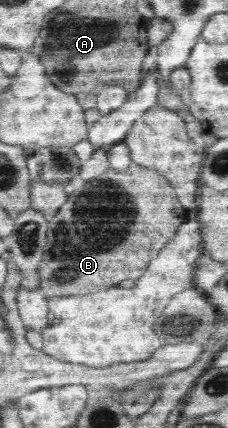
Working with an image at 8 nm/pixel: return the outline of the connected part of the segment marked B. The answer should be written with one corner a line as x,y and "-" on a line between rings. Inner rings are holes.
130,164
124,172
108,170
104,176
98,176
82,186
84,188
77,186
73,193
67,195
67,201
60,206
56,216
49,219
46,244
38,264
38,288
48,298
92,294
118,286
122,280
138,280
138,276
142,276
148,268
148,262
156,258
158,252
174,238
174,230
186,222
186,210
182,210
174,188
152,168

